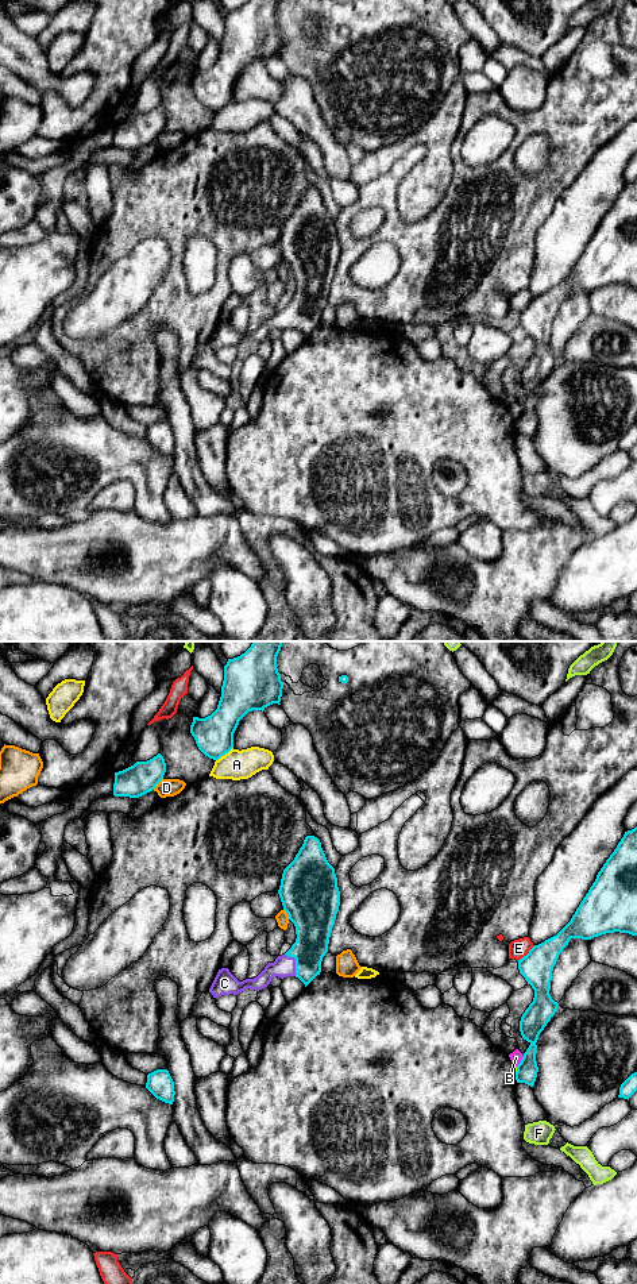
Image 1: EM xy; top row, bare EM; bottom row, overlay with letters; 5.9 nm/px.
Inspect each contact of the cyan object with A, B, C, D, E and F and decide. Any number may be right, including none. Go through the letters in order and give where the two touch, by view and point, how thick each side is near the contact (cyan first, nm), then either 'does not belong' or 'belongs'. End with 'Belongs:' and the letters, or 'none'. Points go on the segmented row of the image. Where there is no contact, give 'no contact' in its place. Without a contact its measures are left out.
A: xy (224, 754) | 240/180 nm | does not belong
B: xy (521, 1060) | 150/70 nm | does not belong
C: xy (296, 963) | 220/130 nm | belongs
D: xy (158, 782) | 190/110 nm | does not belong
E: xy (527, 955) | 190/110 nm | does not belong
F: xy (517, 1070) | 130/20 nm | does not belong
Belongs: C

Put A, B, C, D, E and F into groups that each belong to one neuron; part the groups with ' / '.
A / B / C / D / E / F

